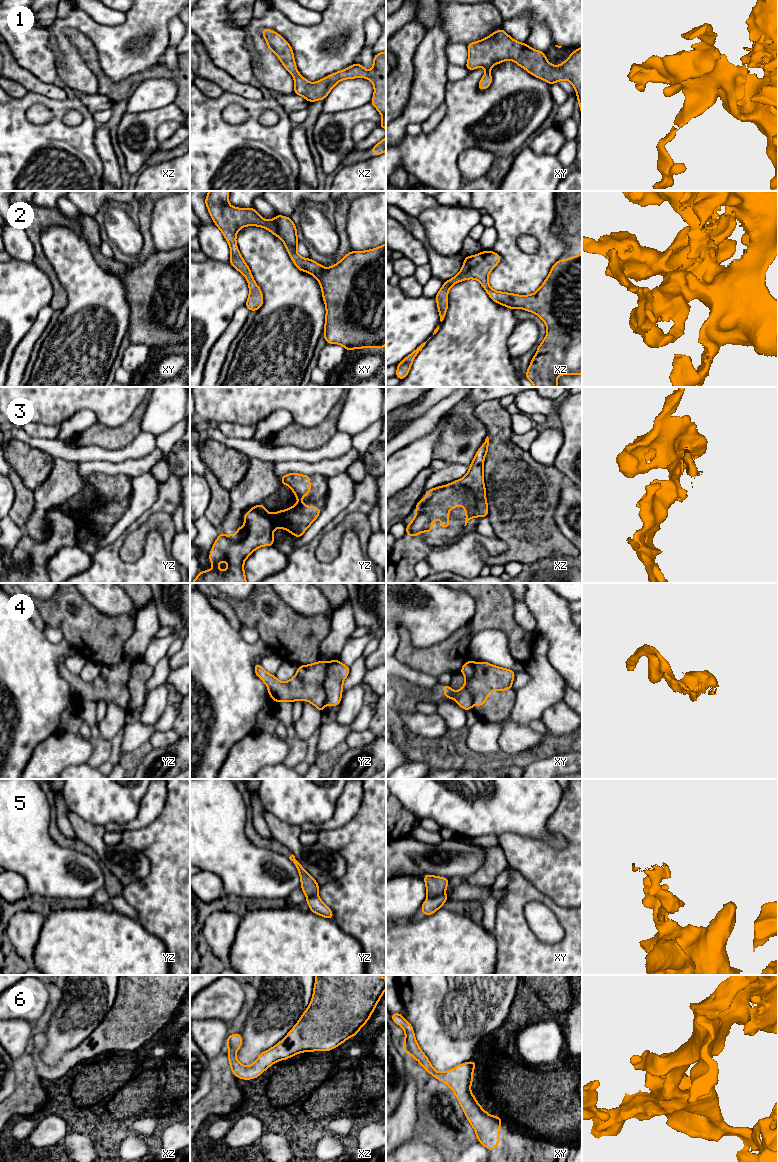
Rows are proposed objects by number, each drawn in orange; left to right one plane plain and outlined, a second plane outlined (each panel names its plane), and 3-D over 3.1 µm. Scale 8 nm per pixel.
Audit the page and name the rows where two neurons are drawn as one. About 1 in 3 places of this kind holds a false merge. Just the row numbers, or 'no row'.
3, 4, 5

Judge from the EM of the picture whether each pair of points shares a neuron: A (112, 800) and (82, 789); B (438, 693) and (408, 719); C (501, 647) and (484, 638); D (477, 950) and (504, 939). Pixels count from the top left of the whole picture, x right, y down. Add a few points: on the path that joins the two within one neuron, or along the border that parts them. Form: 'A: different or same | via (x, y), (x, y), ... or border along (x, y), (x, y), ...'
A: same | via (105, 793), (101, 789), (89, 789)
B: different | border along (424, 707), (430, 709)
C: same | via (497, 647), (493, 647), (488, 642)
D: different | border along (491, 932), (496, 943), (496, 964)

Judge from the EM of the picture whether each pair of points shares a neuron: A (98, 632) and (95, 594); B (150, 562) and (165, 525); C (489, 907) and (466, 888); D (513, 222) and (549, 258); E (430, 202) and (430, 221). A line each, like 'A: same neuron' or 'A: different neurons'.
A: different neurons
B: different neurons
C: same neuron
D: same neuron
E: different neurons

